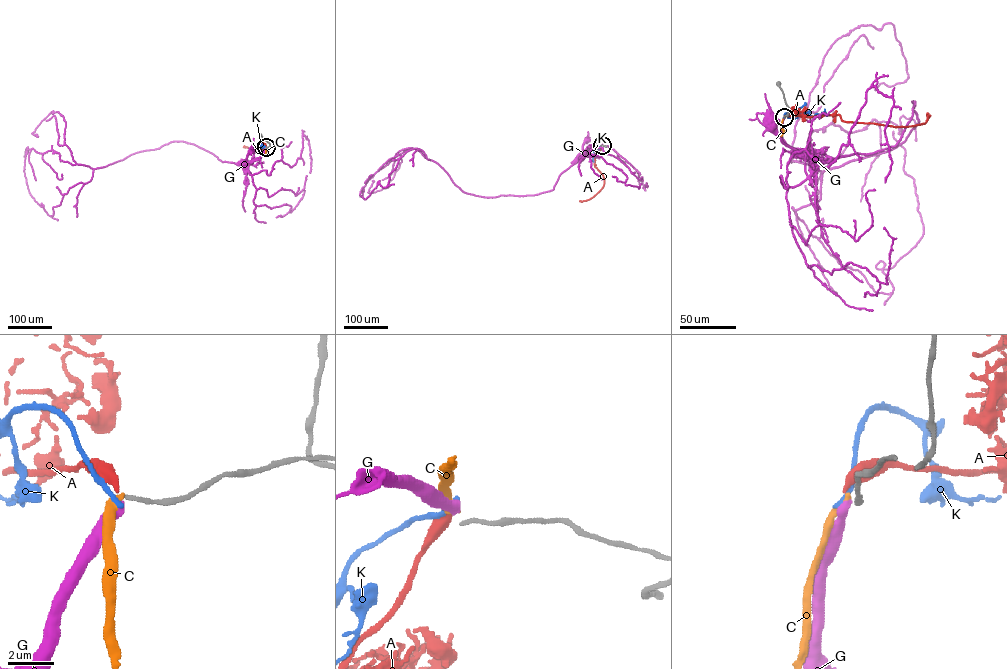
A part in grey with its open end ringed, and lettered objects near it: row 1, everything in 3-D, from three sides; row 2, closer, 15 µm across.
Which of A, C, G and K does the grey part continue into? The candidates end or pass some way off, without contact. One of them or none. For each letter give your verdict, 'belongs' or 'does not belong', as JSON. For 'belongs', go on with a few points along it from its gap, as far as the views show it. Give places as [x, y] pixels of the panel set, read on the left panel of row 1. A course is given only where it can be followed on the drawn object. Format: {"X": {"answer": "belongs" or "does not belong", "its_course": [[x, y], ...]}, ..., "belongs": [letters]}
{"A": {"answer": "does not belong"}, "C": {"answer": "does not belong"}, "G": {"answer": "does not belong"}, "K": {"answer": "does not belong"}, "belongs": []}

